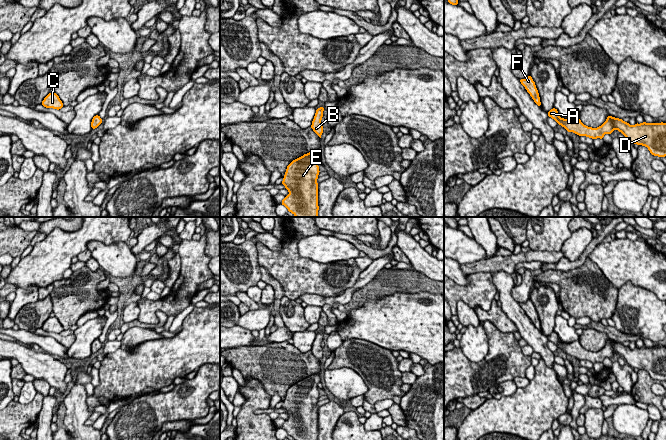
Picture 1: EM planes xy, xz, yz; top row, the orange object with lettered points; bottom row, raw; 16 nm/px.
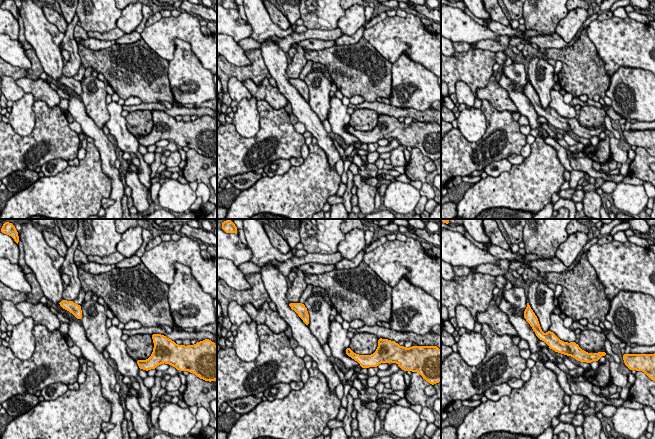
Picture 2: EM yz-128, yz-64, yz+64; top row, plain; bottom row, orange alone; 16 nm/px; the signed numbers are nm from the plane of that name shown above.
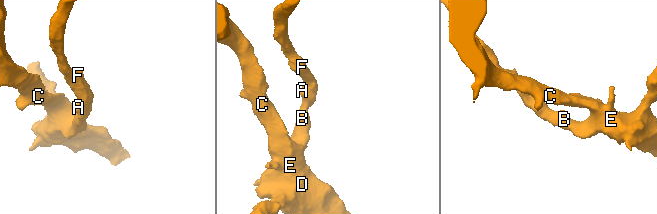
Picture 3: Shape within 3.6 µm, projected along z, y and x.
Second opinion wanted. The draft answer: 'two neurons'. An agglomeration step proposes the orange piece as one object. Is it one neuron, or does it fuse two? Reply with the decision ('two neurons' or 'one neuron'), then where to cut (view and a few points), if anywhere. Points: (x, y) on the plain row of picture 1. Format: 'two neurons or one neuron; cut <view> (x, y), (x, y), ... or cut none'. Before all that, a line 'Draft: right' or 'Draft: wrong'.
Draft: wrong
one neuron; cut none

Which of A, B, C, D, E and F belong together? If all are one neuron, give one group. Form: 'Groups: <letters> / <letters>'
Groups: A B C D E F

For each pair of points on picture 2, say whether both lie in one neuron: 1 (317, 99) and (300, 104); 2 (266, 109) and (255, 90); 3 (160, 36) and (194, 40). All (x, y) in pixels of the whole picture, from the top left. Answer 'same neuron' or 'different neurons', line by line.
1: different neurons
2: different neurons
3: same neuron

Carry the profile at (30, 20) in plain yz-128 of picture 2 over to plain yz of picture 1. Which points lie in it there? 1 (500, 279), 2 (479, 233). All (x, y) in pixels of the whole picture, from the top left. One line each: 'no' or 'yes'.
1: yes
2: yes

